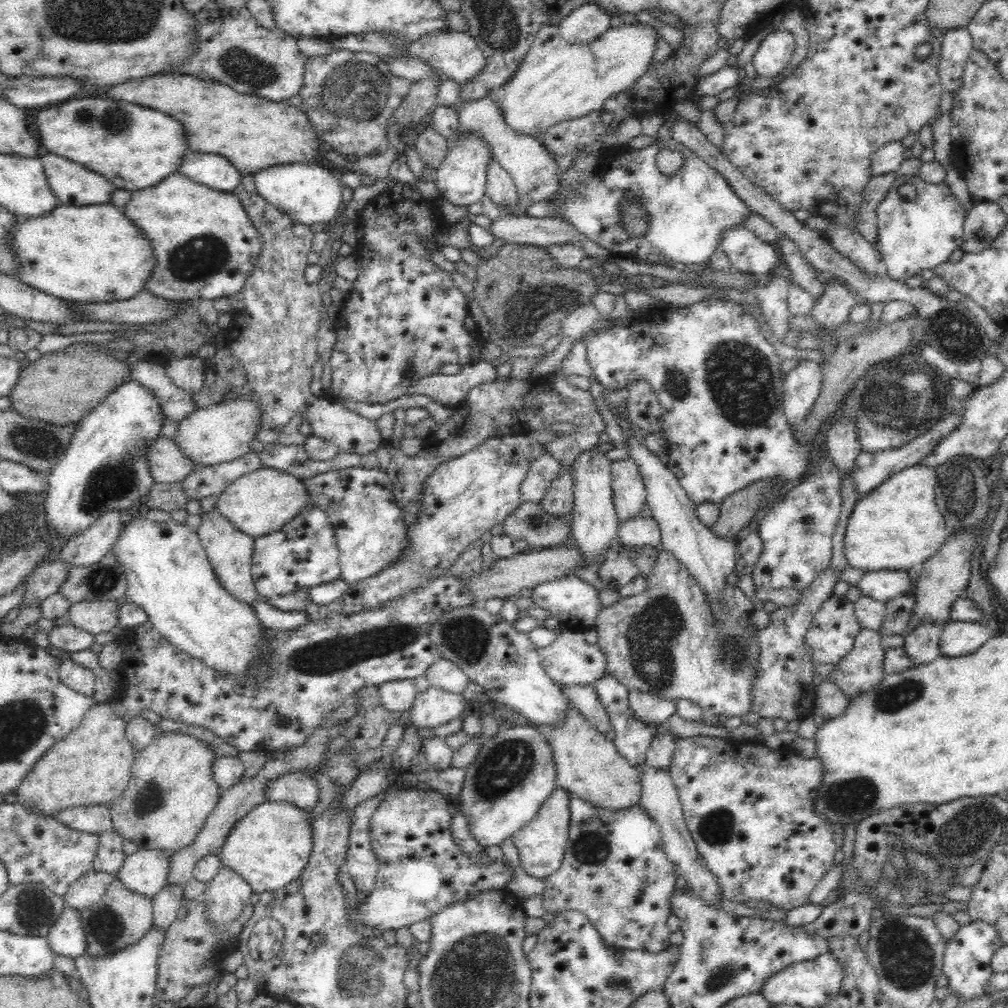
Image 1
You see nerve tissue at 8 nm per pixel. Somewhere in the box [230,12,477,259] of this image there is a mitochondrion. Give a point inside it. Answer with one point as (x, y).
(354, 92)

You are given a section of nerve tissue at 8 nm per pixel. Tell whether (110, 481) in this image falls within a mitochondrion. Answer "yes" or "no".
yes

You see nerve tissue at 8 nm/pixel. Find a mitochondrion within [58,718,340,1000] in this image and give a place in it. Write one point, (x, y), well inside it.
(106, 927)

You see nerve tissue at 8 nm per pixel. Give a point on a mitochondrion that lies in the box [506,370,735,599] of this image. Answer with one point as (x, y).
(536, 521)

